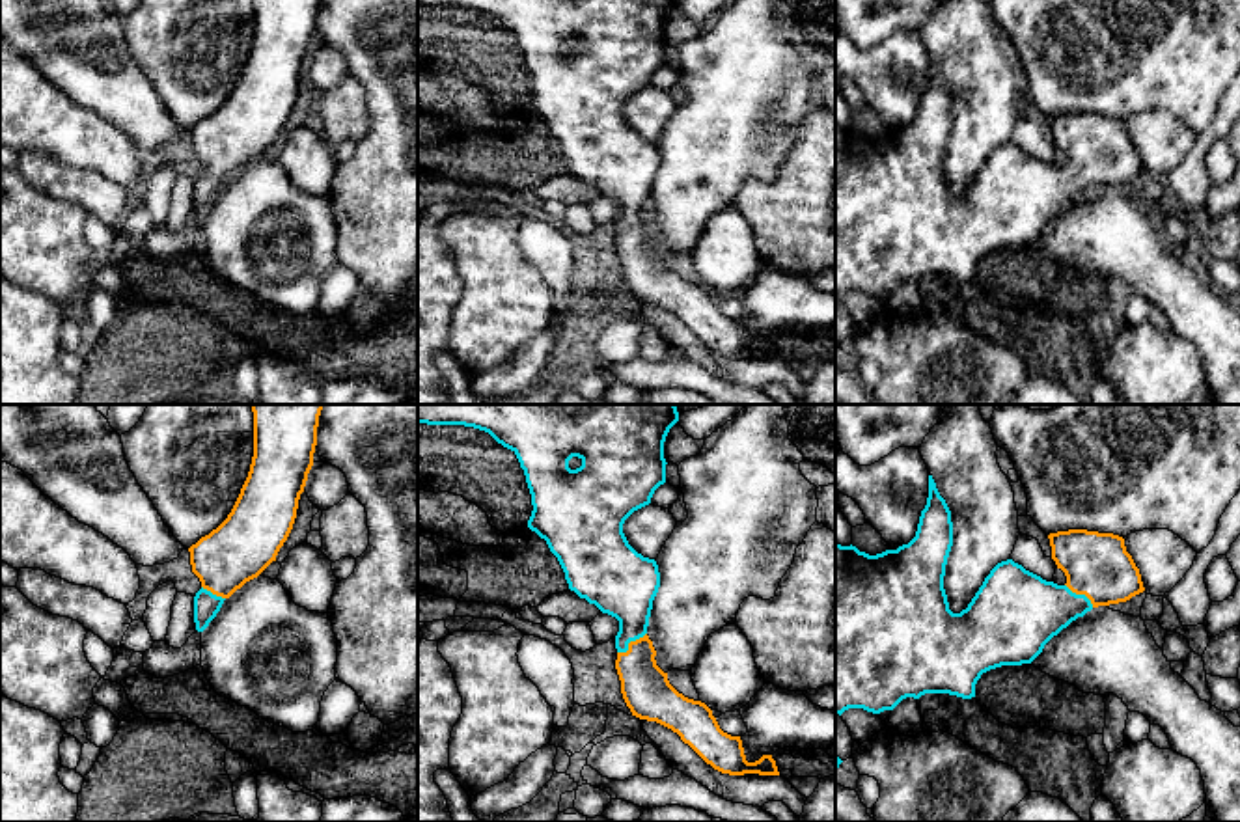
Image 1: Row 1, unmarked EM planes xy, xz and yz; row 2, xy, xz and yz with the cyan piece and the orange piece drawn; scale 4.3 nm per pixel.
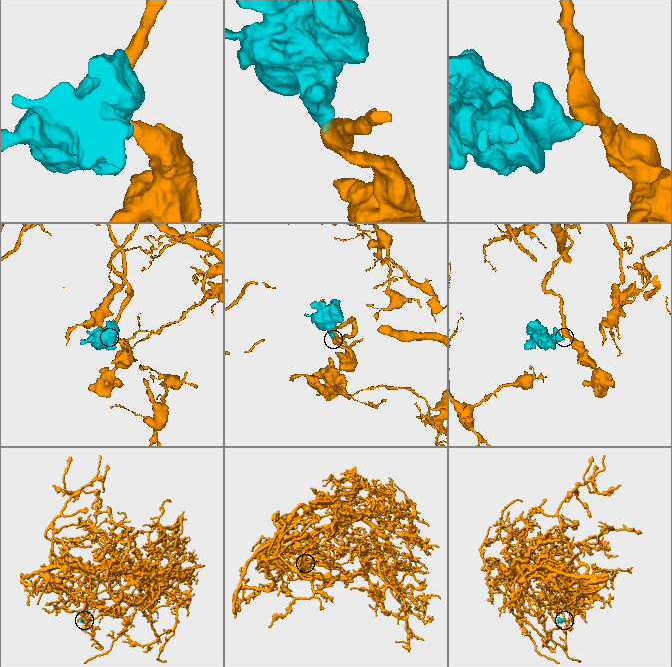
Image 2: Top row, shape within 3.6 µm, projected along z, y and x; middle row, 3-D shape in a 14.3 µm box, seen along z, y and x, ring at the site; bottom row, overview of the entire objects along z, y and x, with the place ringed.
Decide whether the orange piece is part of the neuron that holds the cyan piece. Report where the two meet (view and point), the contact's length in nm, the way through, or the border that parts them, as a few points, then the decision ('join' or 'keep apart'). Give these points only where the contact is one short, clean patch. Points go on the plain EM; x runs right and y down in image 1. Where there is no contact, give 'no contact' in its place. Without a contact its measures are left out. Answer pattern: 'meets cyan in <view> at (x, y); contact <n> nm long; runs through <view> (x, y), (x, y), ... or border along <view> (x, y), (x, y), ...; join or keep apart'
meets cyan in xz at (629, 224); contact 160 nm long; runs through xz (623, 166), (629, 179), (629, 224), (649, 278); join

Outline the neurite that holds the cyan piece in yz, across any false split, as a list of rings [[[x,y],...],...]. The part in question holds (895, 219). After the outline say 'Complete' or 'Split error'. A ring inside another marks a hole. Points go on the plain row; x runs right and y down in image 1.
[[[932,58],[927,88],[908,127],[869,138],[852,127],[835,125],[835,296],[848,291],[880,296],[906,280],[919,281],[925,276],[971,281],[983,255],[1031,246],[1078,199],[1145,173],[1123,119],[1068,112],[1050,116],[1048,121],[1052,142],[1067,158],[1065,168],[1046,164],[1007,142],[990,153],[960,196],[949,192],[944,171],[953,104]]]. Split error

